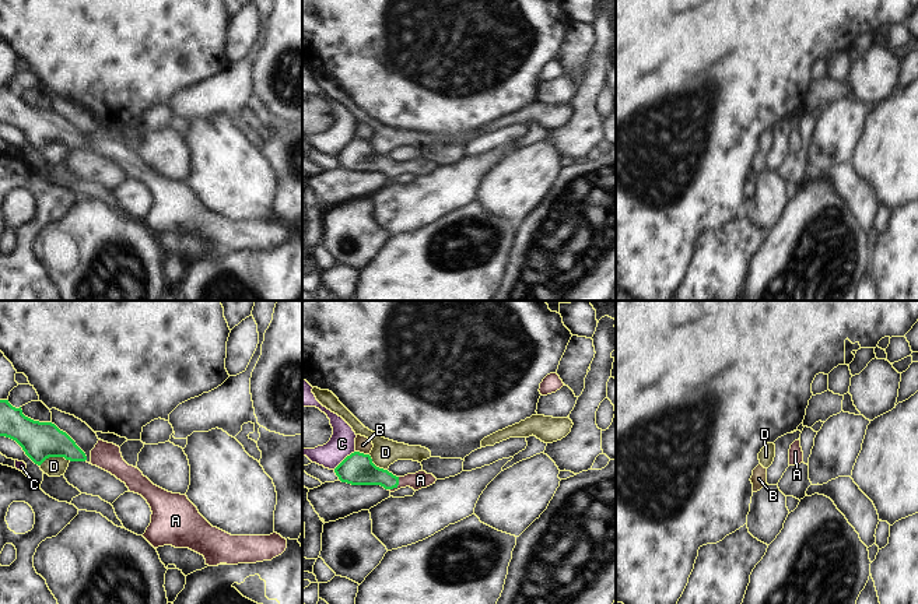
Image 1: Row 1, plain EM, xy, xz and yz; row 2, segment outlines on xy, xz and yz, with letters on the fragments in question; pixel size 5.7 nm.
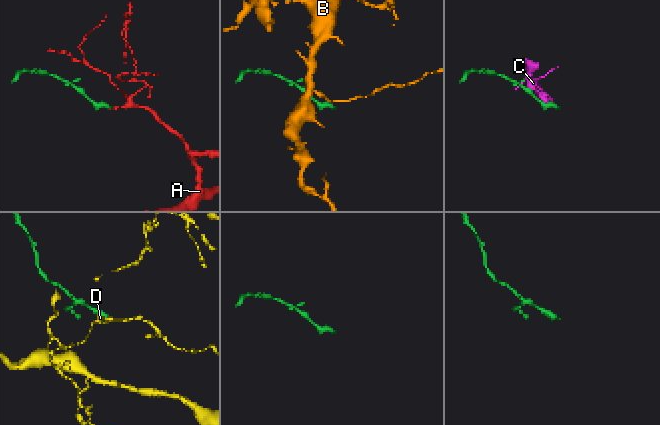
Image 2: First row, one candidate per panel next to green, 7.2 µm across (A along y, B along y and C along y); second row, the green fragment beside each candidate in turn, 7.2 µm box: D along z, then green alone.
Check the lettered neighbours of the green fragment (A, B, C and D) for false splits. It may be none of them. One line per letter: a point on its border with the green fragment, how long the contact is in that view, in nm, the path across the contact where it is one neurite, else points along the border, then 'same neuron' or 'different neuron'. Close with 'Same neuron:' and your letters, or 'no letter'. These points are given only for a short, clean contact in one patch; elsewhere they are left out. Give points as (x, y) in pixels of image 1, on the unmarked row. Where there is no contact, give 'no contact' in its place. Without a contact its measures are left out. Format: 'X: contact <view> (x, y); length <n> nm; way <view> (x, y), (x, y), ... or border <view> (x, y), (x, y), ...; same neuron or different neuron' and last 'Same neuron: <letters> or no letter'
A: contact xz (396, 172); length 100 nm; way xz (357, 155), (382, 164), (396, 172), (409, 167), (420, 167); same neuron
B: contact xz (363, 140); length 80 nm; different neuron
C: contact xz (344, 146); length 170 nm; different neuron
D: contact xy (55, 143); length 190 nm; border xy (70, 147), (49, 144), (39, 153); different neuron
Same neuron: A

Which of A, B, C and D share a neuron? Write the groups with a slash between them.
A / B / C / D

